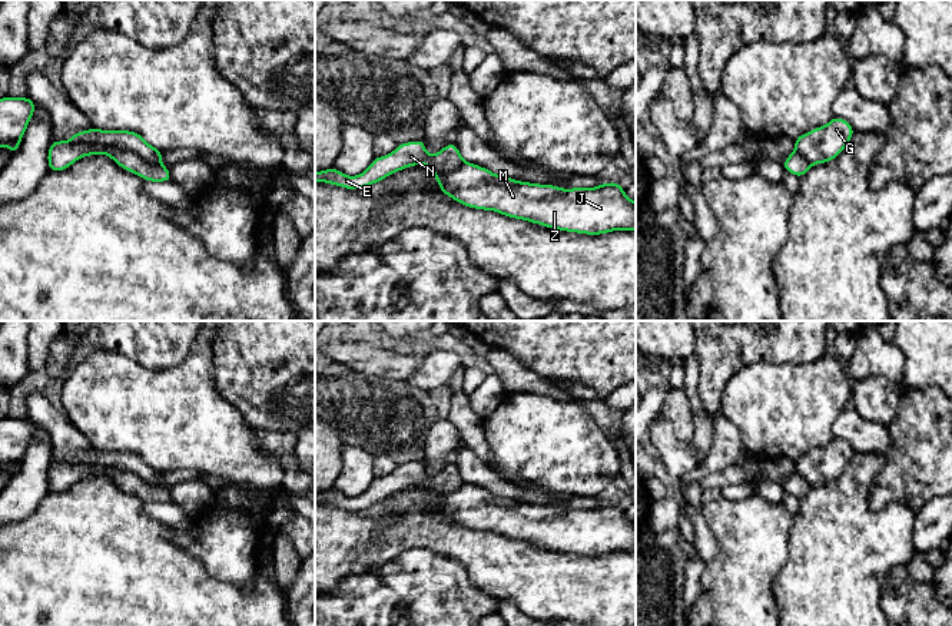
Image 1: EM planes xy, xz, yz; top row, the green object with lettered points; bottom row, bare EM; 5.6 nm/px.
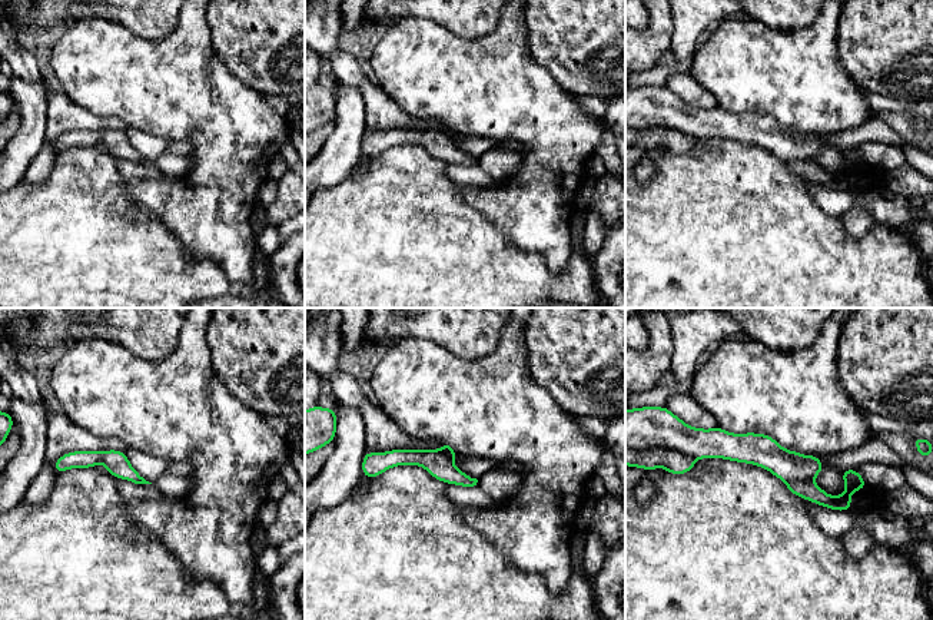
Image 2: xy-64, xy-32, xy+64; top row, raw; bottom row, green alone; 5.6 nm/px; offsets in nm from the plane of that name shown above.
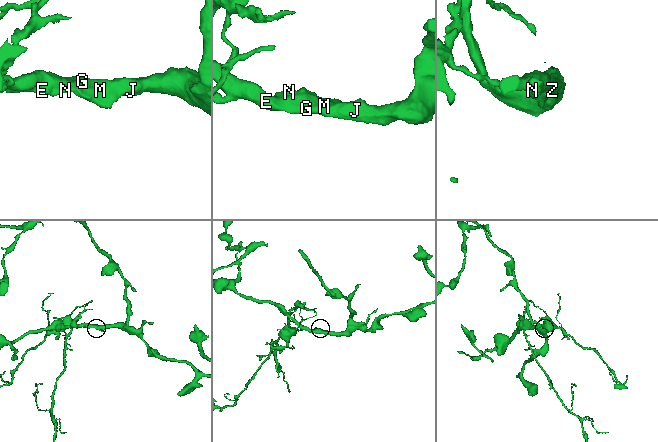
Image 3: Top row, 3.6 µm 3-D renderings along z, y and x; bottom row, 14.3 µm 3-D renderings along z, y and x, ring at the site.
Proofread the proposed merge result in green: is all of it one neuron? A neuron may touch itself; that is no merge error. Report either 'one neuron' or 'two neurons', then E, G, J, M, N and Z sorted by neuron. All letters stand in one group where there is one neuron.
two neurons | E N / G J M Z

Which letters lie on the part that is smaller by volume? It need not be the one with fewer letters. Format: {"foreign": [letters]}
{"foreign": ["E", "N"]}

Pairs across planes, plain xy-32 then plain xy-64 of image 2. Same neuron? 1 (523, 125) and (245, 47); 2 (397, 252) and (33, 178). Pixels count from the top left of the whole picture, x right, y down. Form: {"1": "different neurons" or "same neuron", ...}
{"1": "different neurons", "2": "different neurons"}

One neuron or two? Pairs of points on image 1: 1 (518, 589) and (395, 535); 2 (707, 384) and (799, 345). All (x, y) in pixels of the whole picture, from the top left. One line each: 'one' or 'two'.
1: one
2: one

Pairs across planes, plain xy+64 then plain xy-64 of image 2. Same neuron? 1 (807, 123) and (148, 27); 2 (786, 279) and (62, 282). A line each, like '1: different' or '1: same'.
1: different
2: same

